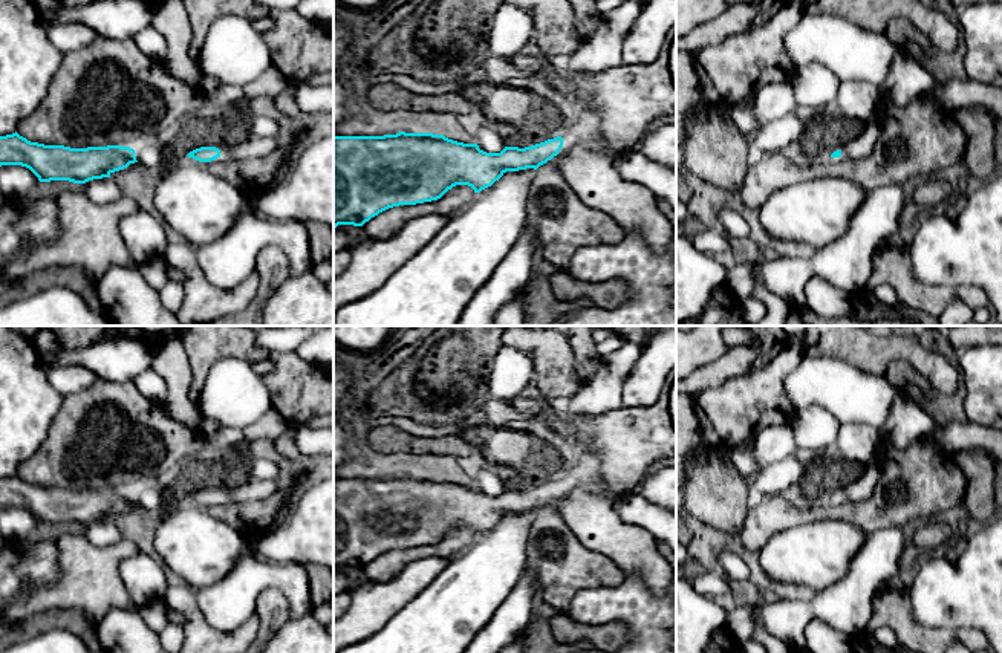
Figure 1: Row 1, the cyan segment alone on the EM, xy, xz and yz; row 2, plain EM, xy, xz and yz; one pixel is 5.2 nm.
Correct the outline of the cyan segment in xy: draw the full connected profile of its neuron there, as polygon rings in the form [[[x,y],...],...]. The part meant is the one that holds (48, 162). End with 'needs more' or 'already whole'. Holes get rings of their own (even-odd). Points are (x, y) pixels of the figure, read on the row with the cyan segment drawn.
[[[17,132],[0,136],[0,167],[21,165],[40,182],[69,180],[86,184],[110,177],[112,173],[135,164],[135,150],[121,145],[70,148],[31,142]]]; already whole

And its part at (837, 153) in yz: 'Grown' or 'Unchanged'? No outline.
Grown

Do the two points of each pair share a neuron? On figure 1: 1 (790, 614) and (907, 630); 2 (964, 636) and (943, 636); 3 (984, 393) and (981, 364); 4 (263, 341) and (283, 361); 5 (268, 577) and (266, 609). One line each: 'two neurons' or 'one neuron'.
1: two neurons
2: one neuron
3: one neuron
4: two neurons
5: two neurons

